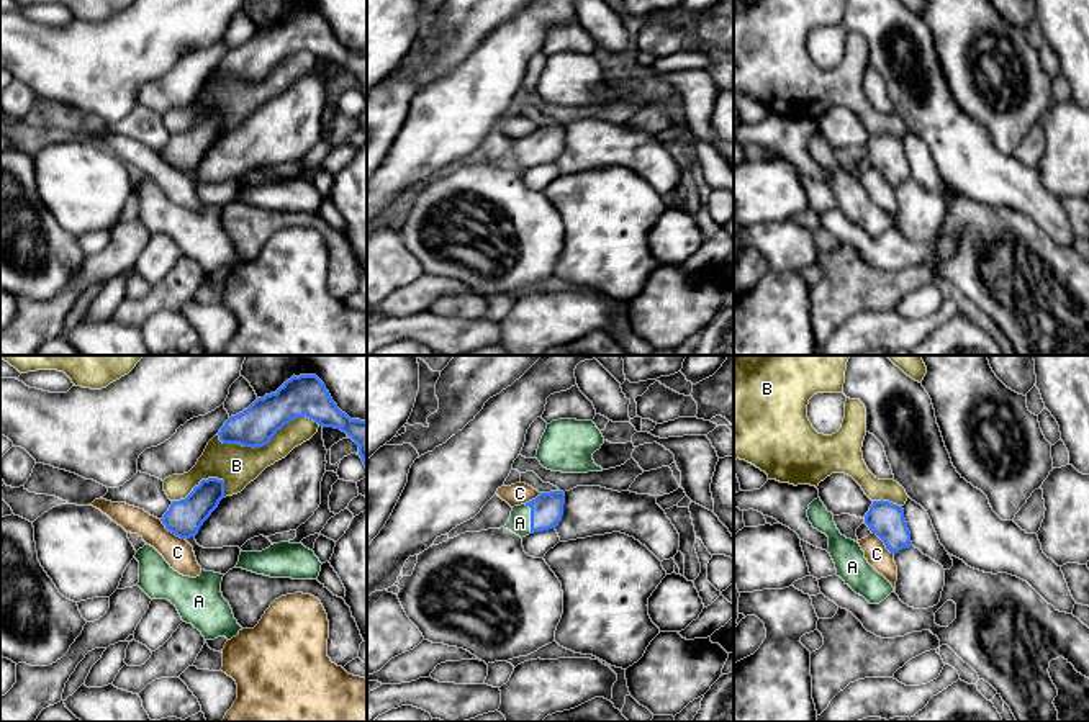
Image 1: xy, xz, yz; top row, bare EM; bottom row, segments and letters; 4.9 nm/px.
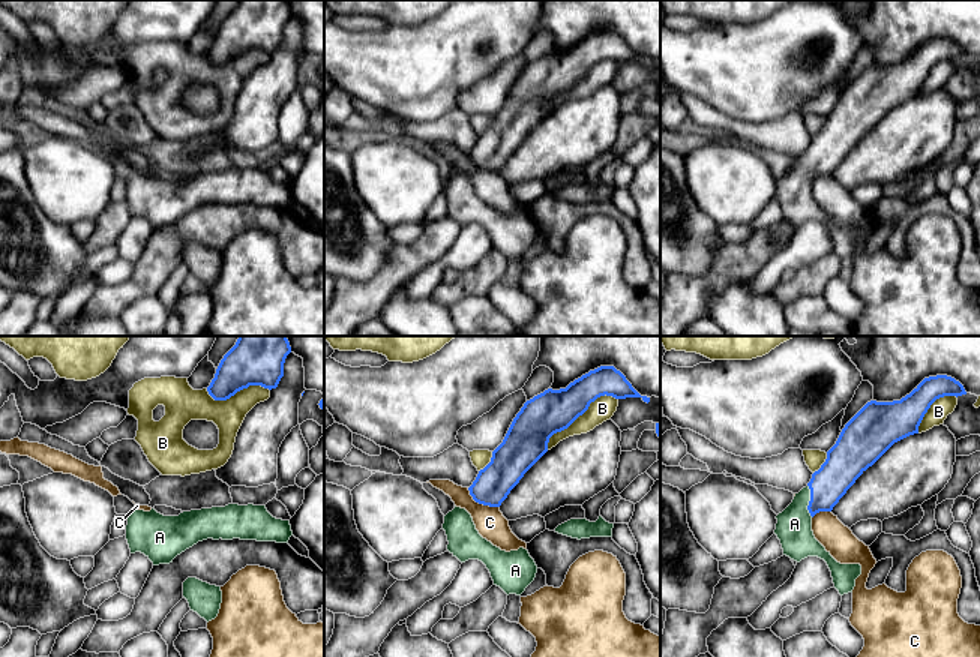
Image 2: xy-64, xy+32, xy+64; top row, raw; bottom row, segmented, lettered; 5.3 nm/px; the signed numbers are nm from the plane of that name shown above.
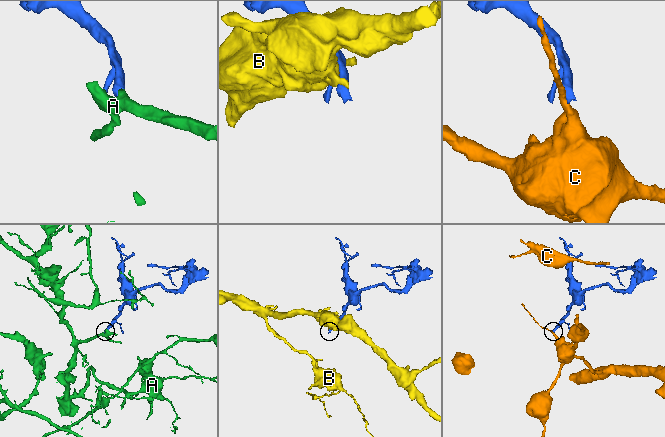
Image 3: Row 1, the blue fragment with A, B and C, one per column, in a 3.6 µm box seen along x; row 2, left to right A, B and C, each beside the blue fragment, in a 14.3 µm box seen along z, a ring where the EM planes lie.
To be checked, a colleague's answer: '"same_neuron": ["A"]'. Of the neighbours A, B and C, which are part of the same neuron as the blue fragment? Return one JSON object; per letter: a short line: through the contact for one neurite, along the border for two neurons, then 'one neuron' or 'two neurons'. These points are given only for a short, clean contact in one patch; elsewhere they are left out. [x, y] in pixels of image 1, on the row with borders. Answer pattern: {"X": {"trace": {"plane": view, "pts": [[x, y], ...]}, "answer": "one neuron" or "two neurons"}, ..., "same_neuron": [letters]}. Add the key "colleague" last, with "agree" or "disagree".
{"A": {"trace": {"plane": "xz", "pts": [[546, 511], [531, 518], [519, 523]]}, "answer": "one neuron"}, "B": {"answer": "two neurons"}, "C": {"trace": {"plane": "xy", "pts": [[159, 519], [169, 531], [184, 539]]}, "answer": "two neurons"}, "same_neuron": ["A"], "colleague": "agree"}

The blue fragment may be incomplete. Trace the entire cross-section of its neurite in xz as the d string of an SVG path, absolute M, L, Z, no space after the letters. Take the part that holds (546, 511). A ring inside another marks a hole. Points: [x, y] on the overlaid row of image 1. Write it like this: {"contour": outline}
{"contour": "M540 493L535 499L514 506L504 529L521 539L549 529L555 529L563 516L565 493Z"}

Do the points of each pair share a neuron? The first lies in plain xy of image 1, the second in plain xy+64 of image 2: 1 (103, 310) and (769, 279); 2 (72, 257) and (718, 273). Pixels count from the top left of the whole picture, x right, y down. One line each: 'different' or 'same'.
1: same
2: different

